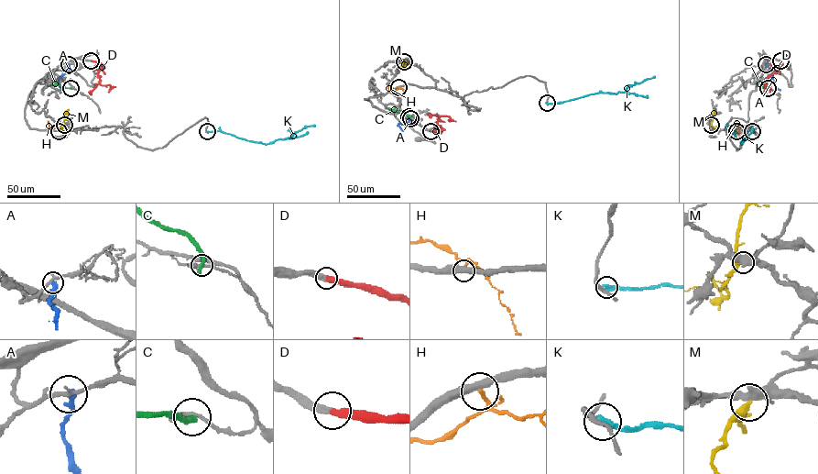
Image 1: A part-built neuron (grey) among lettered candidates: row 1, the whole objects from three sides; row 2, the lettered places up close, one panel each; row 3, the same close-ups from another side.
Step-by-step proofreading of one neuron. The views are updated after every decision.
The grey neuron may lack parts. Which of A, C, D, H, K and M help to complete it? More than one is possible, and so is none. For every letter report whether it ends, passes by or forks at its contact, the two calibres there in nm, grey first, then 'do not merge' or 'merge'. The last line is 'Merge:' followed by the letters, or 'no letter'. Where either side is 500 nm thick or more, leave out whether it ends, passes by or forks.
A: it ends there; 200 nm thick on the grey side, 280 nm on the other; do not merge
C: it ends there; 220 nm thick on the grey side, 360 nm on the other; do not merge
D: it ends there; 360 nm thick on the grey side, 400 nm on the other; merge
H: it ends there; 440 nm thick on the grey side, 190 nm on the other; do not merge
K: it ends there; 200 nm thick on the grey side, 320 nm on the other; do not merge
M: 500 nm thick on the grey side, 280 nm on the other; do not merge
Merge: D

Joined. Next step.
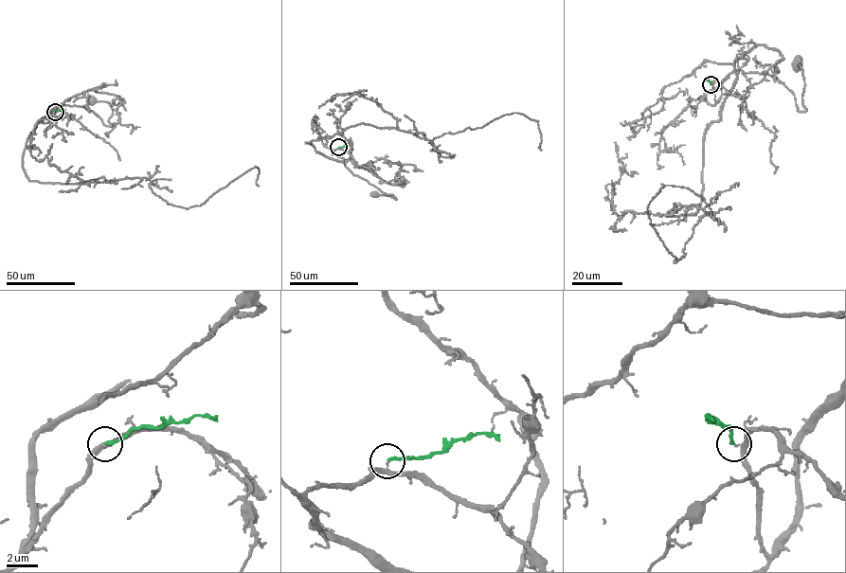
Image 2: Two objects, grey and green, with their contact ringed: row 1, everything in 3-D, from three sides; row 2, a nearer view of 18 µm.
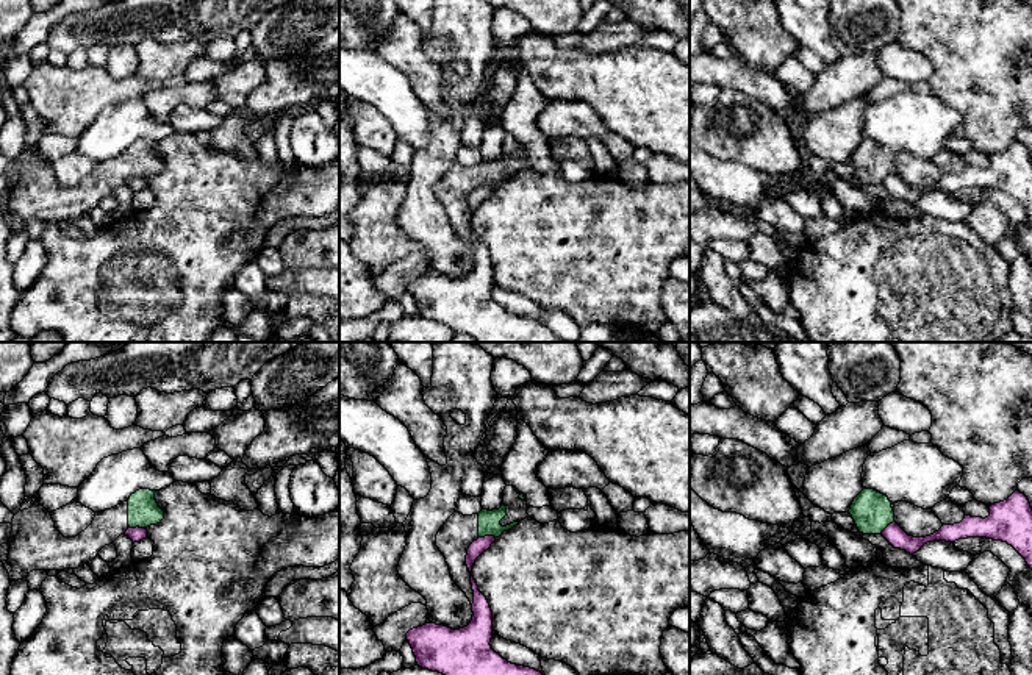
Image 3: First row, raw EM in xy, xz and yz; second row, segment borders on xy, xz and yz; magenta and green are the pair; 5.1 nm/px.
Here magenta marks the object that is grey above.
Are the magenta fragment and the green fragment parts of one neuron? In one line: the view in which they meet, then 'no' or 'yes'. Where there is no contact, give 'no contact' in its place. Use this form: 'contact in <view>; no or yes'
contact in xy; no

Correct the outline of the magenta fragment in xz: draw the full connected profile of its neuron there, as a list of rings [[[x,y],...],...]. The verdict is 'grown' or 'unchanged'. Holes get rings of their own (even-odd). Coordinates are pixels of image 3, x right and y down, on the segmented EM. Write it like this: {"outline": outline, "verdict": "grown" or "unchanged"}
{"outline": [[[494,536],[478,538],[468,548],[466,566],[474,591],[471,623],[460,630],[425,623],[407,633],[407,641],[419,667],[443,675],[543,675],[535,669],[508,662],[489,645],[493,611],[486,597],[478,591],[472,577],[472,566],[494,541]]], "verdict": "unchanged"}

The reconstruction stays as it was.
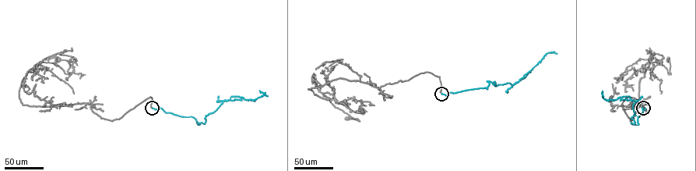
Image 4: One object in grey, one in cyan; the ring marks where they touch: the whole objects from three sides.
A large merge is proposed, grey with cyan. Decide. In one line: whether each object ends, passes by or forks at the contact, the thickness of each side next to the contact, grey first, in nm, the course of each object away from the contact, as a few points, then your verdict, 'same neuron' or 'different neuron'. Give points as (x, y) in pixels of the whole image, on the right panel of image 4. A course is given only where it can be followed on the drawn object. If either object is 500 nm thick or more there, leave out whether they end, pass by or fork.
grey ends there; cyan ends there; 180 nm thick on the grey side, 400 nm on the other; grey runs (643, 108), (631, 97), (622, 104), (630, 121), (649, 62), (669, 74), (668, 59); cyan runs (643, 108), (638, 124), (632, 124), (634, 101), (629, 96), (606, 100), (602, 90); same neuron

